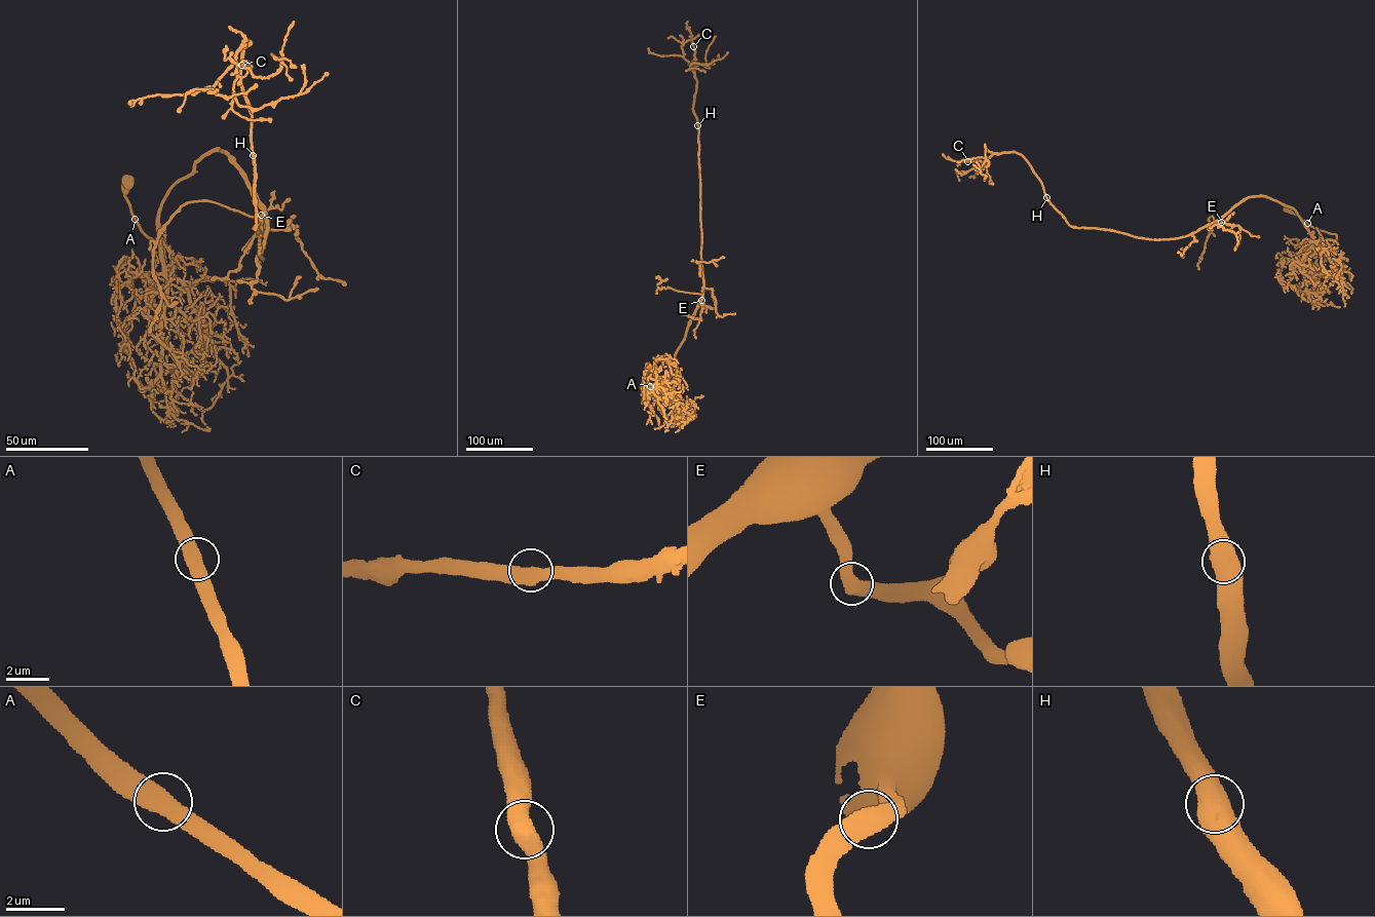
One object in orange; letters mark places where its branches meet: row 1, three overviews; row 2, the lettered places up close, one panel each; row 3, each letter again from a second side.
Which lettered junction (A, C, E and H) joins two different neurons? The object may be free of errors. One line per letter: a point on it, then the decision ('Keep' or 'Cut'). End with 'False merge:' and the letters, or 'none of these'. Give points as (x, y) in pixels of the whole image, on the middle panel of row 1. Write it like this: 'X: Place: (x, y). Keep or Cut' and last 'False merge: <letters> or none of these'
A: Place: (650, 386). Keep
C: Place: (693, 46). Keep
E: Place: (701, 300). Keep
H: Place: (697, 125). Keep
False merge: none of these

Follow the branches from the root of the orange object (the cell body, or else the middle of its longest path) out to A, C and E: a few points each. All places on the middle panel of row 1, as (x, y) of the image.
A: (646, 366), (650, 386)
C: (646, 366), (655, 403), (664, 415), (660, 380), (673, 364), (703, 289), (693, 46)
E: (646, 366), (655, 403), (664, 415), (660, 380), (671, 367), (701, 300)

